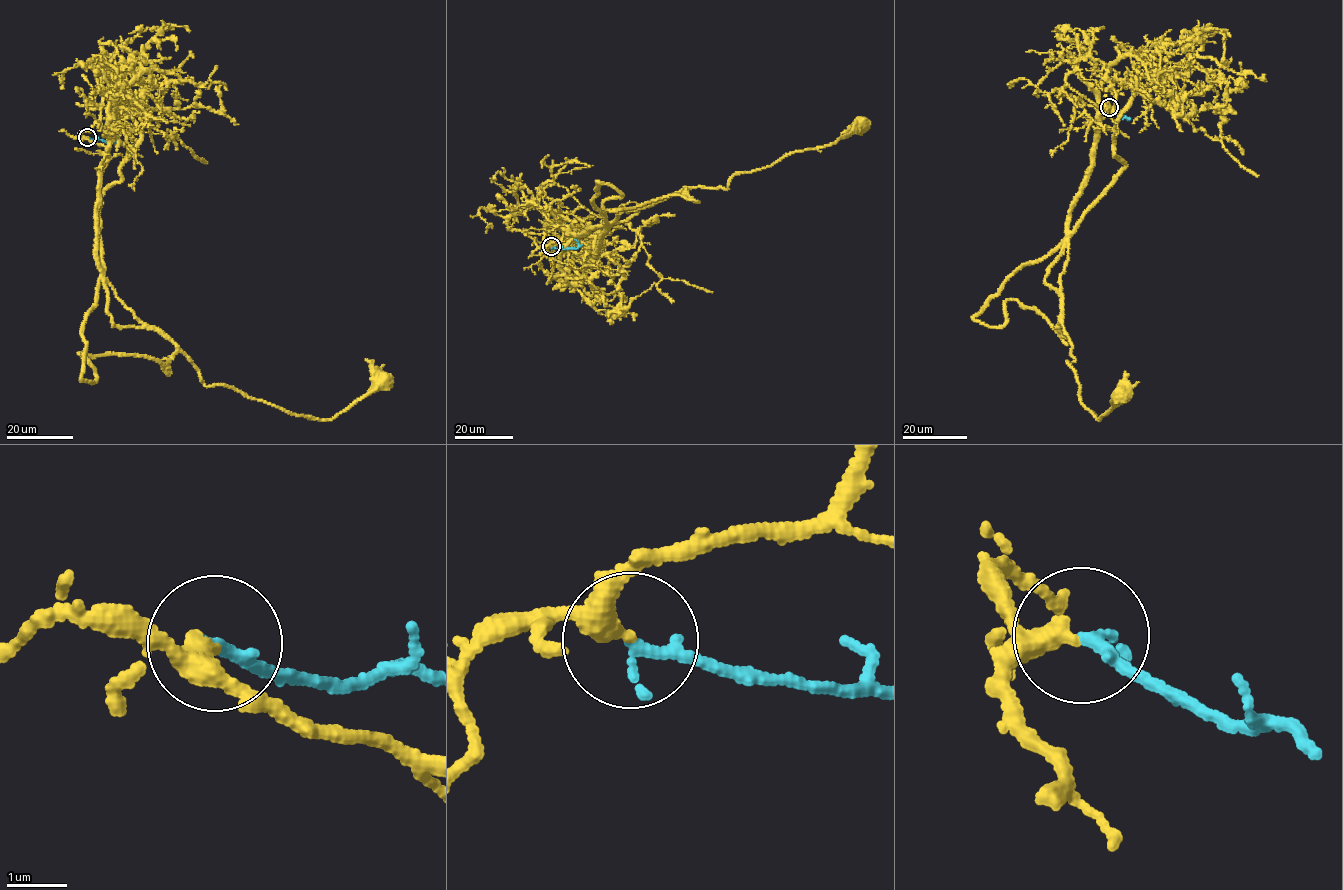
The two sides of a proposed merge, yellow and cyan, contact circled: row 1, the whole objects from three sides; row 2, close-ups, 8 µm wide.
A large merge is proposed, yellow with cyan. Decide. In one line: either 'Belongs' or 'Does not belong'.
Belongs

